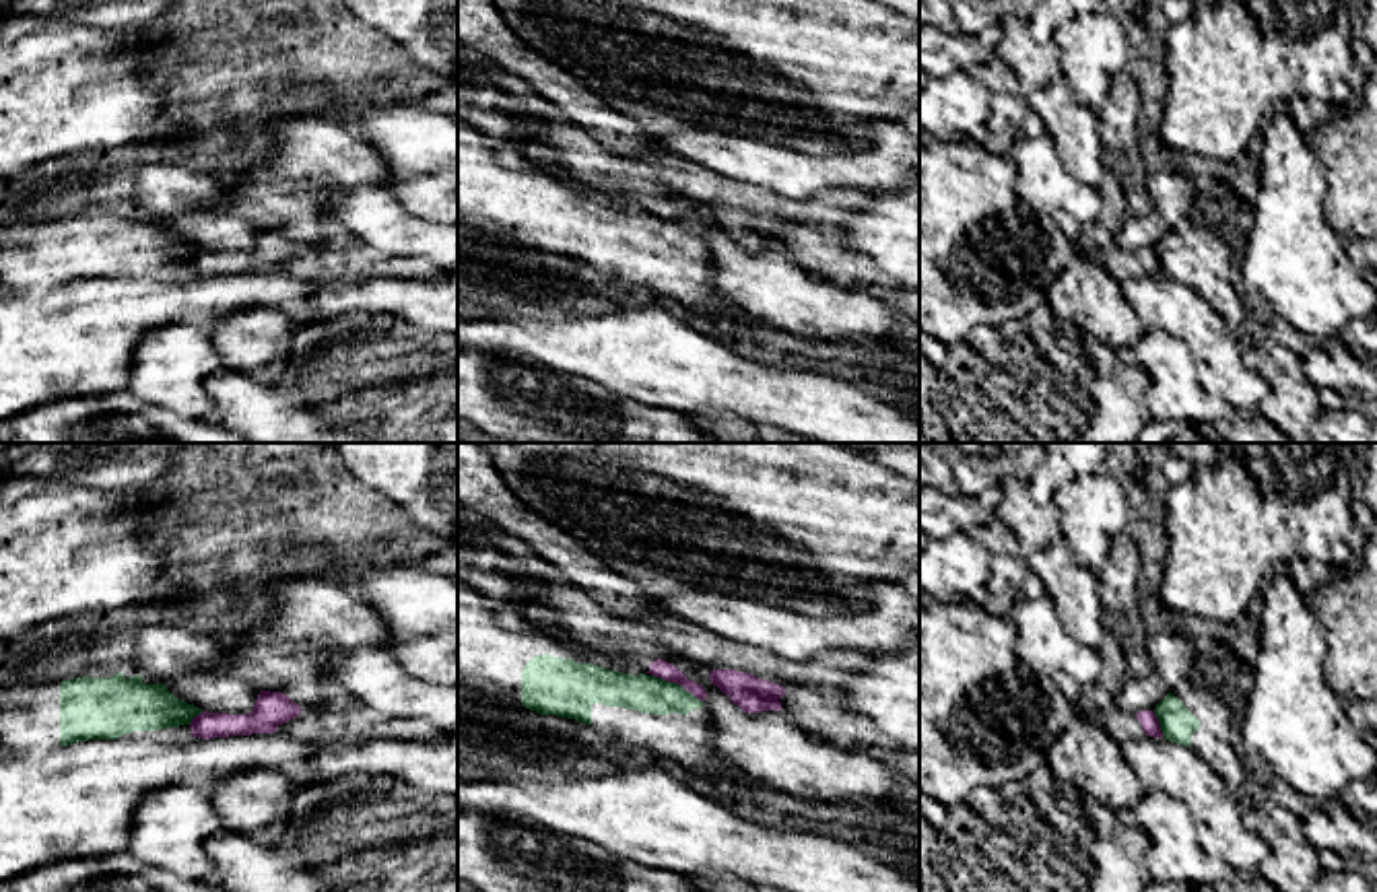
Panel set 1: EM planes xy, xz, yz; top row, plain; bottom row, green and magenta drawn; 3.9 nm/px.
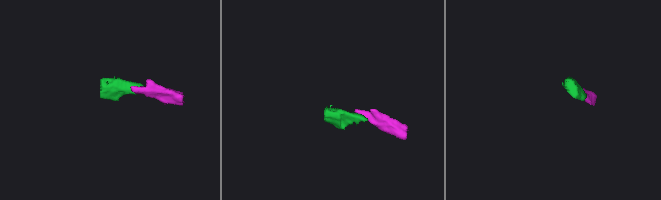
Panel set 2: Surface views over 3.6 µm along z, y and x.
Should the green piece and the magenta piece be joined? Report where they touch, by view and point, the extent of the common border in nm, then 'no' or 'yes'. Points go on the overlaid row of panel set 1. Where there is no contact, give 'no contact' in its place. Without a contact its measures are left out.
xz (677, 684) | 220 nm | no

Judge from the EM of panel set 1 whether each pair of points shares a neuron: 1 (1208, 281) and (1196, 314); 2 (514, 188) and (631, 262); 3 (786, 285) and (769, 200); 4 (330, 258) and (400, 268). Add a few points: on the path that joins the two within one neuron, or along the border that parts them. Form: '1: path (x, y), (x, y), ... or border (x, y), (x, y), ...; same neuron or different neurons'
1: border (1163, 275), (1190, 285), (1231, 332); different neurons
2: path (543, 217), (551, 223), (602, 237); same neuron
3: border (780, 248), (747, 252); different neurons
4: path (347, 258), (384, 266); same neuron

